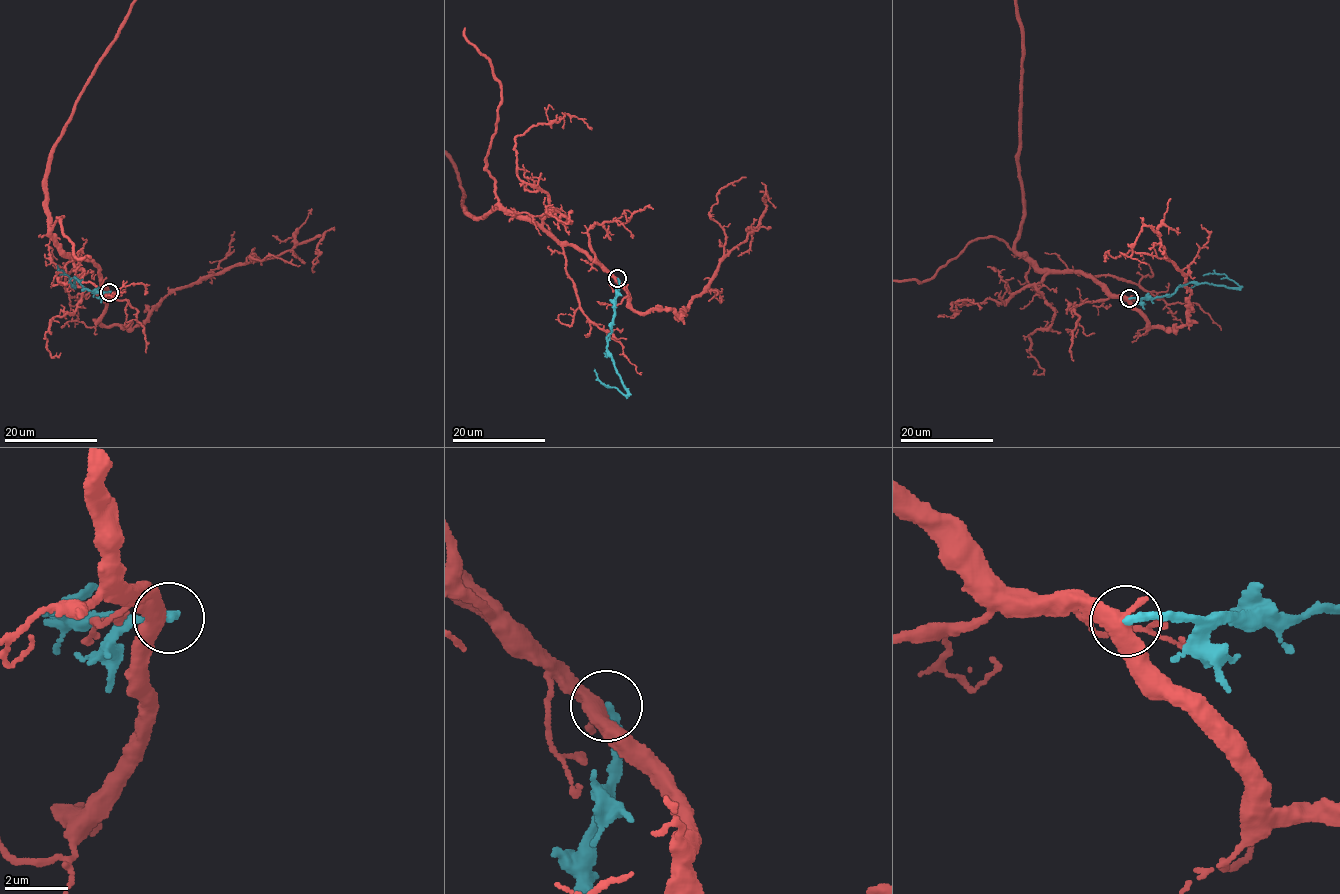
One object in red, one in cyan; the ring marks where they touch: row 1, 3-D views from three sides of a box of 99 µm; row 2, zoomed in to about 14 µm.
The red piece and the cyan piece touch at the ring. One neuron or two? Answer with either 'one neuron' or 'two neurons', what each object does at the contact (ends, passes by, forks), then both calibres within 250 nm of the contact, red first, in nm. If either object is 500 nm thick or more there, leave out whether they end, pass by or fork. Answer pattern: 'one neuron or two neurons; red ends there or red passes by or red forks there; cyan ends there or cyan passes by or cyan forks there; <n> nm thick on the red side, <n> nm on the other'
two neurons; red passes by; cyan ends there; 440 nm thick on the red side, 280 nm on the other

